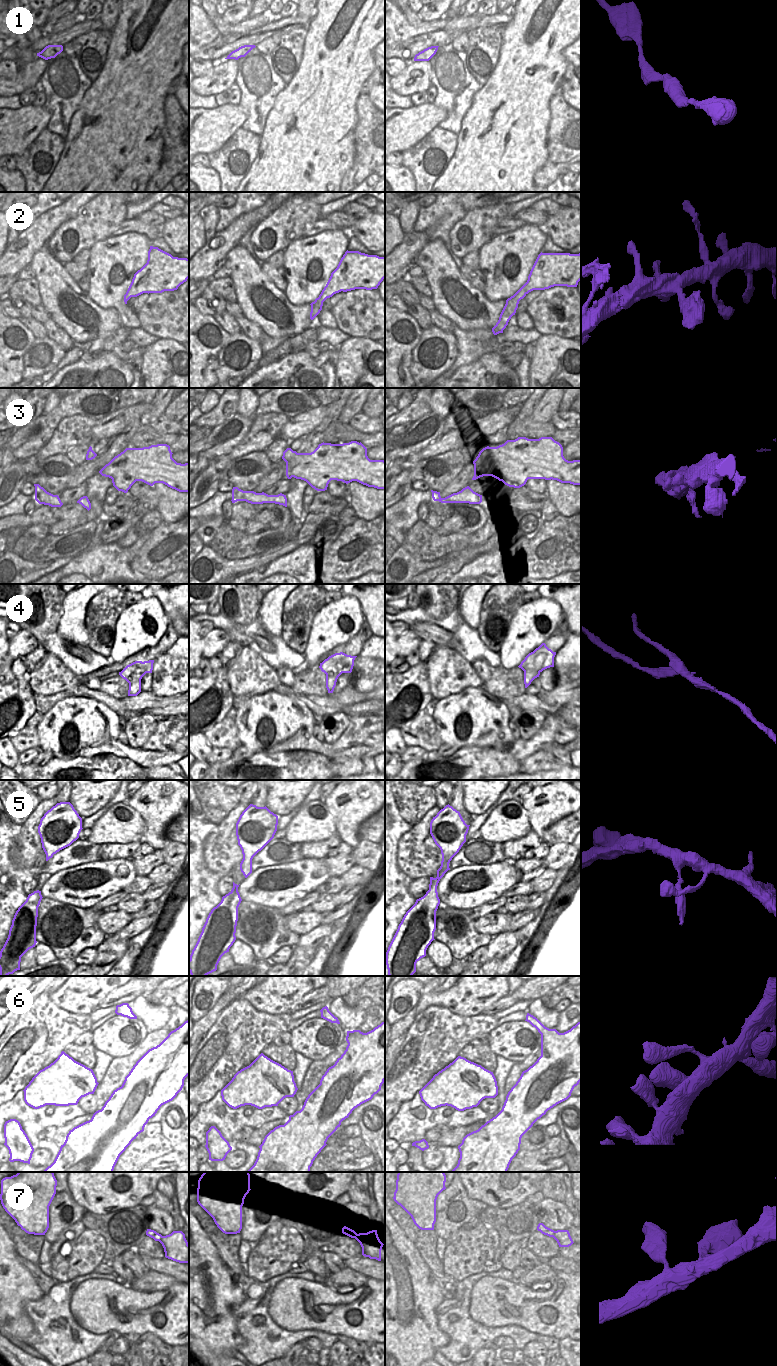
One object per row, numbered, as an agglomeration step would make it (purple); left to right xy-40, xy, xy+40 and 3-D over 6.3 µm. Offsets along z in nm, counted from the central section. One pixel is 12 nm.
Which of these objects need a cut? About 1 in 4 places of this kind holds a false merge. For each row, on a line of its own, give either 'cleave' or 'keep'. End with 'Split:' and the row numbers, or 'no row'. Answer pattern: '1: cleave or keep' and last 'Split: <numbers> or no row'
1: keep
2: keep
3: keep
4: cleave
5: keep
6: keep
7: keep
Split: 4

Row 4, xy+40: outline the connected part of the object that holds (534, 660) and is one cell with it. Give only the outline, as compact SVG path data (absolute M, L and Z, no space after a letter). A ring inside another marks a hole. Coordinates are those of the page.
M542 643L533 652L529 653L518 667L523 671L527 669L540 670L544 660L546 659L546 656L551 651L552 650L549 649L545 643Z

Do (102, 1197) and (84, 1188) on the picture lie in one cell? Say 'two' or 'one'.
one

